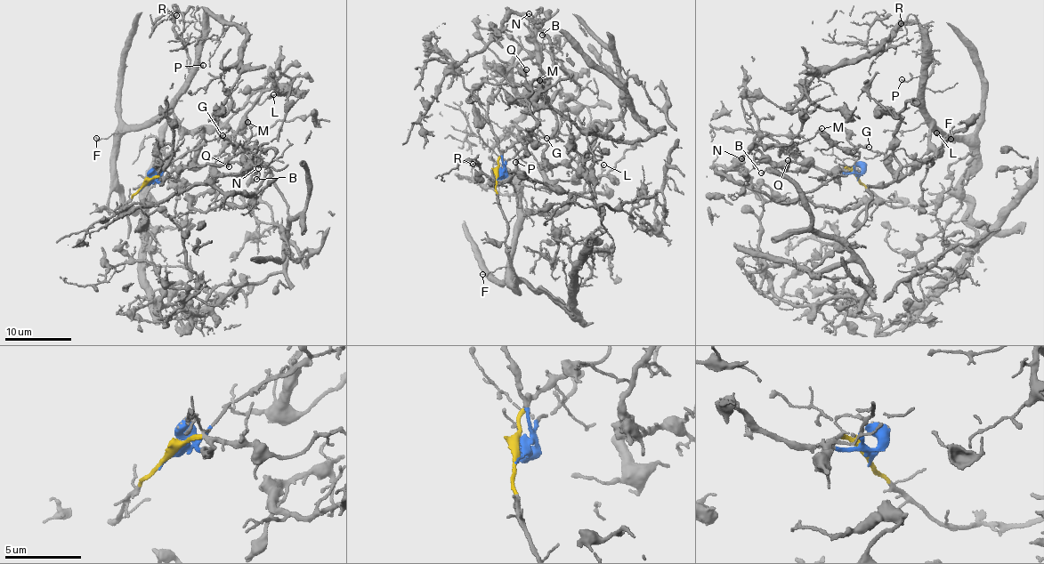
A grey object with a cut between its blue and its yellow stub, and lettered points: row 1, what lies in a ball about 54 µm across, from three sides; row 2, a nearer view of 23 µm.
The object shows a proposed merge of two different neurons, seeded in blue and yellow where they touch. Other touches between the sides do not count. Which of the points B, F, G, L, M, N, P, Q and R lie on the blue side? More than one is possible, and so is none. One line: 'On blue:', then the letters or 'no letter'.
On blue: B, G, M, N, Q

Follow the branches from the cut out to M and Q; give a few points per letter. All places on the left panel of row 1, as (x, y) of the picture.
M: (146, 185), (155, 179), (165, 182), (167, 174), (195, 166), (218, 164), (240, 152), (251, 133), (248, 122)
Q: (146, 185), (155, 179), (165, 182), (167, 174), (195, 166), (218, 164), (229, 157), (229, 166)

